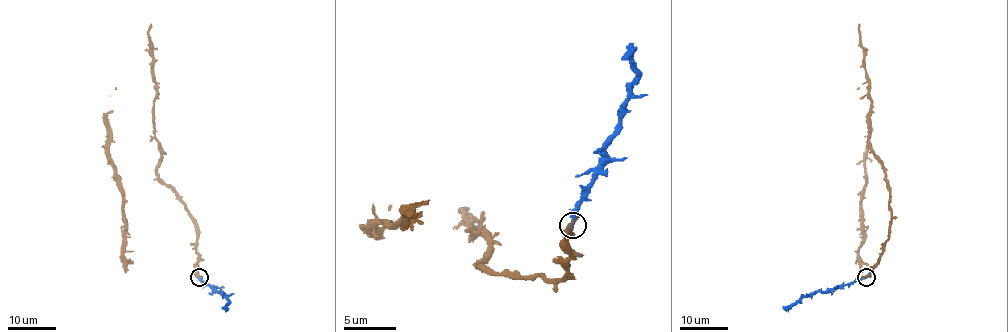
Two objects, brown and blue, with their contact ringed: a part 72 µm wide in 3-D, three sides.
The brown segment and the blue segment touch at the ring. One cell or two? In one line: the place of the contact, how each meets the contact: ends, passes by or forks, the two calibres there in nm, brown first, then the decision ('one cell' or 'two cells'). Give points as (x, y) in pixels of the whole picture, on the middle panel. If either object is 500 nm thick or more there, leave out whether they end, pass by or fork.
place (573, 225); calibres 600 and 130 nm; one cell

